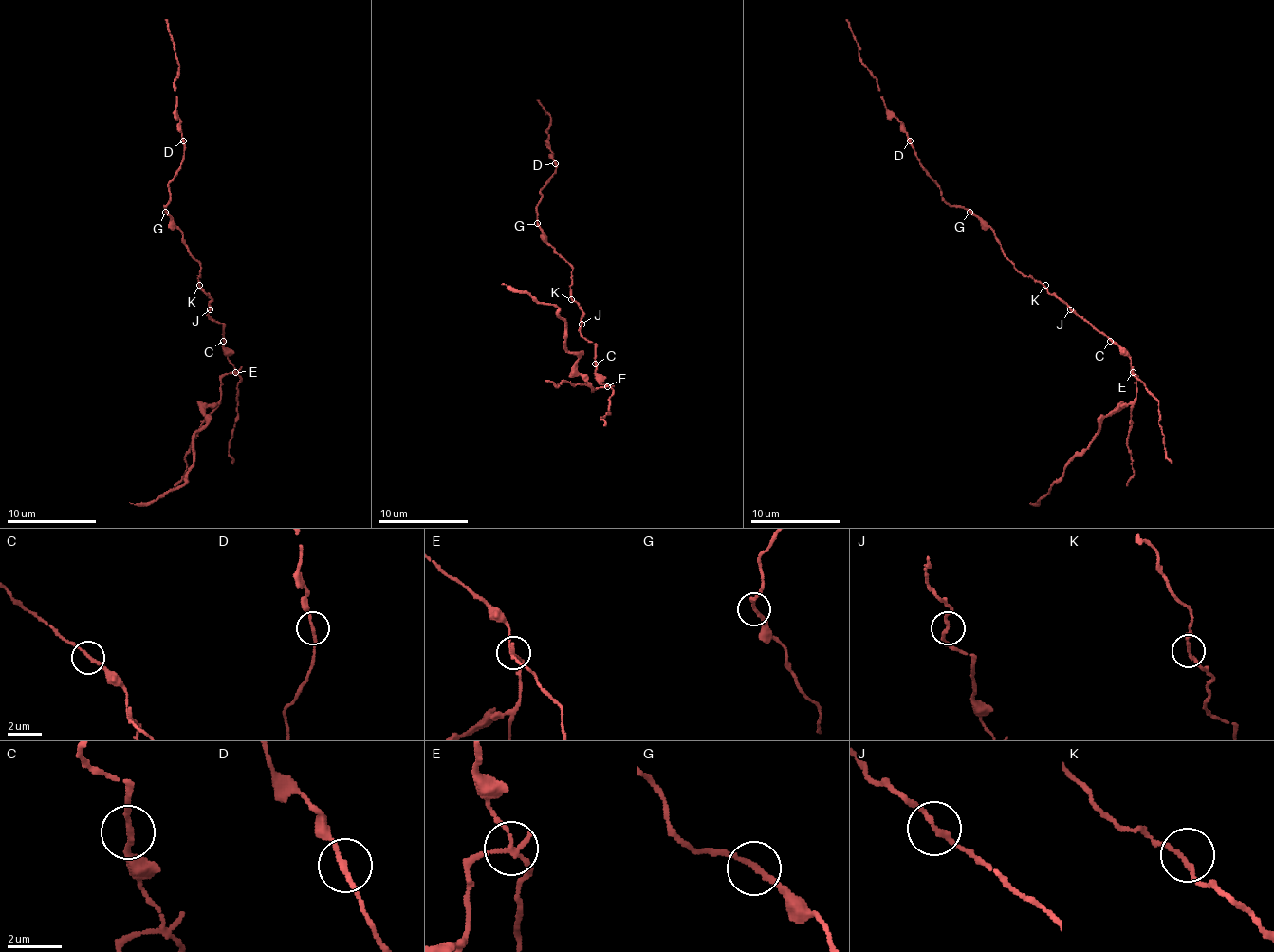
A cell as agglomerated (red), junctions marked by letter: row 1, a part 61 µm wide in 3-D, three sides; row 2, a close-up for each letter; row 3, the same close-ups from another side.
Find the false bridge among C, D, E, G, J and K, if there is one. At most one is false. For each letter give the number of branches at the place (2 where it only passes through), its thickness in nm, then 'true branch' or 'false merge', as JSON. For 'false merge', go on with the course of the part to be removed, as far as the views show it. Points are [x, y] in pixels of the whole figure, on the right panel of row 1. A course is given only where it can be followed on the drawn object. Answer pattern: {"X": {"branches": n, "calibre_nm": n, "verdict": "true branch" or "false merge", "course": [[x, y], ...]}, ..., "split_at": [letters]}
{"C": {"branches": 2, "calibre_nm": 180, "verdict": "true branch"}, "D": {"branches": 2, "calibre_nm": 180, "verdict": "true branch"}, "E": {"branches": 3, "calibre_nm": 170, "verdict": "false merge", "course": [[1133, 371], [1136, 378], [1136, 396], [1115, 409], [1101, 422], [1092, 442], [1068, 462], [1034, 505], [1030, 503]]}, "G": {"branches": 2, "calibre_nm": 180, "verdict": "true branch"}, "J": {"branches": 2, "calibre_nm": 190, "verdict": "true branch"}, "K": {"branches": 2, "calibre_nm": 170, "verdict": "true branch"}, "split_at": ["E"]}

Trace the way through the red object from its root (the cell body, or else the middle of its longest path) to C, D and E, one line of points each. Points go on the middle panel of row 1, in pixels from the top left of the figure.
C: (571, 297), (581, 312), (580, 330), (595, 345), (595, 364)
D: (571, 297), (573, 268), (546, 241), (537, 221), (537, 203), (542, 196), (540, 190), (555, 173), (555, 163)
E: (571, 297), (581, 312), (580, 330), (595, 345), (595, 380), (606, 386)

